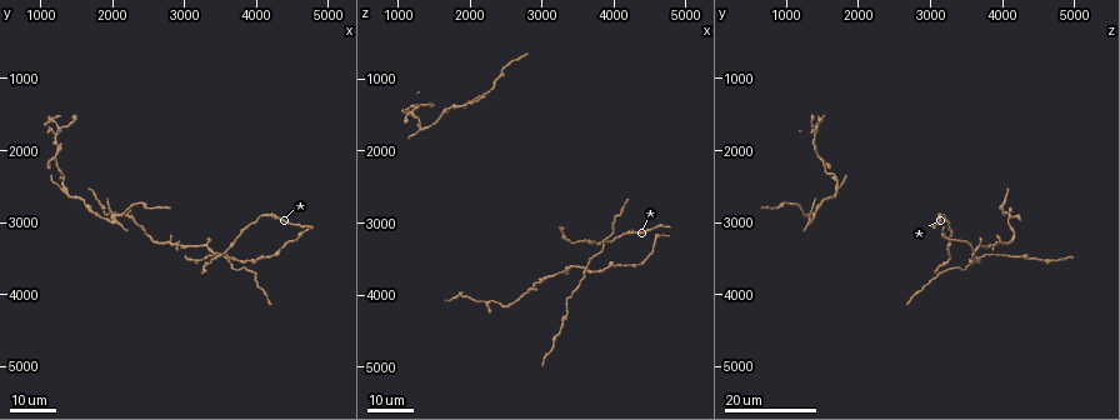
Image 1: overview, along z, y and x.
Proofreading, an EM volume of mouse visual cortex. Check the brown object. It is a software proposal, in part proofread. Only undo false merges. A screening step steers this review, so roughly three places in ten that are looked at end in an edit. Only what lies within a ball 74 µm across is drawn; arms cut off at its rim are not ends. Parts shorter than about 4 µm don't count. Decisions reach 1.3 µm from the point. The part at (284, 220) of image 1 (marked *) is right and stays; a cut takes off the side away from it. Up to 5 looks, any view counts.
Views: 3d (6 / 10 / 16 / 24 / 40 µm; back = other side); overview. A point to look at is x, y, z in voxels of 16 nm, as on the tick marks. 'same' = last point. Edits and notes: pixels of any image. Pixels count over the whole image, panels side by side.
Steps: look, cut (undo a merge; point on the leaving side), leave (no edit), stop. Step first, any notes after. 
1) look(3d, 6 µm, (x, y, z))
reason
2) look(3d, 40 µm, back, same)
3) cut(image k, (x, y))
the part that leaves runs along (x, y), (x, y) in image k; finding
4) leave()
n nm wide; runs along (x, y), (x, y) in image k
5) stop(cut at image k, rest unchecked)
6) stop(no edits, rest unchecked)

look(3d, 16 µm, (3650, 3350, 3250))
thick turns thin

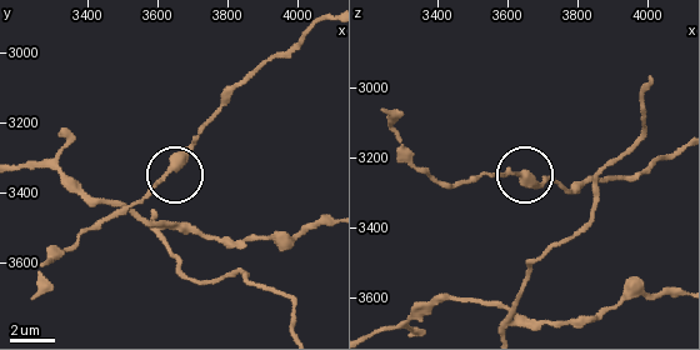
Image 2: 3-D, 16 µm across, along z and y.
look(3d, 10 µm, (3630, 3340, 3250))

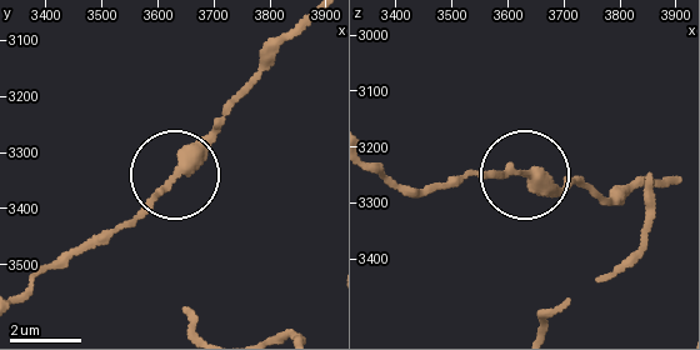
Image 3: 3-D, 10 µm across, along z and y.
leave()
runs along (298, 26), (218, 134), (104, 239) in image 3; one neuron here

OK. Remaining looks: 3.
look(3d, 24 µm, (4150, 2900, 3150))
thick turns thin

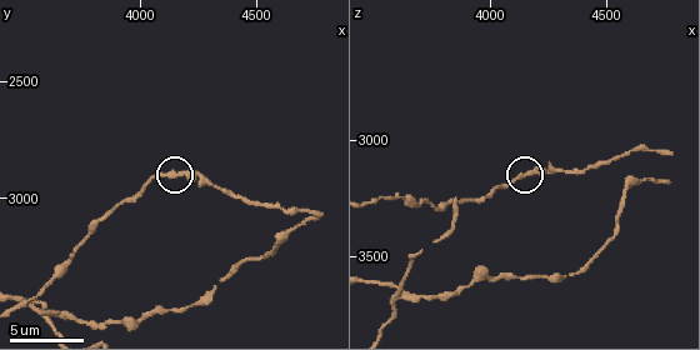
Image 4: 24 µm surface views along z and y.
look(3d, 10 µm, (4160, 2900, 3150))
closer look

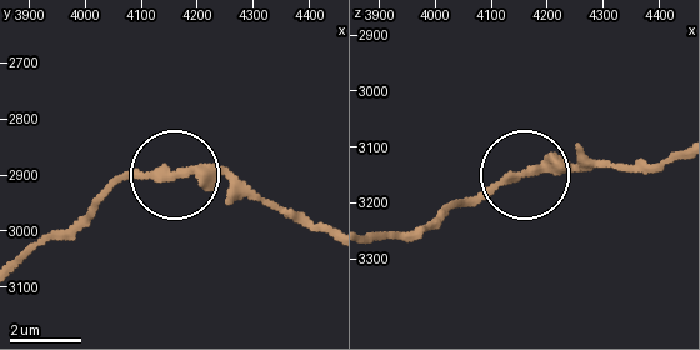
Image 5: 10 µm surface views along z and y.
look(3d, 10 µm, back, (4150, 2900, 3155))

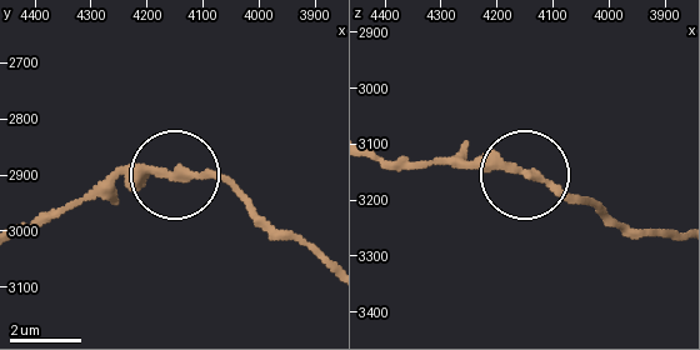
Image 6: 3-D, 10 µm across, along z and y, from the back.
leave()
270 nm wide; runs along (50, 210), (83, 204), (128, 175), (218, 175), (250, 199) in image 6; all the same neuron

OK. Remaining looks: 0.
stop(no edits, rest unchecked)

